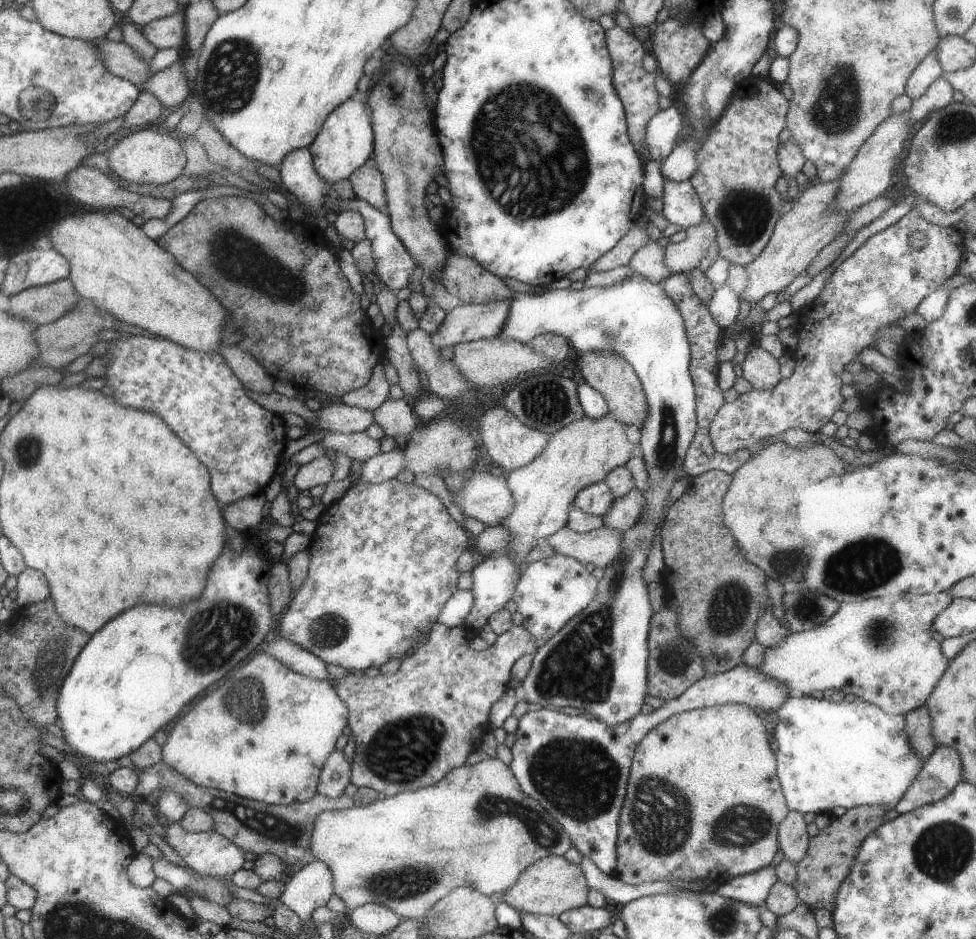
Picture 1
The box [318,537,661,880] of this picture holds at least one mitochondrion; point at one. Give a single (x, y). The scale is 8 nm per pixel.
(578, 779)

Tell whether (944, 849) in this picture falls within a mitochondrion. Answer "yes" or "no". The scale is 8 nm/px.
yes

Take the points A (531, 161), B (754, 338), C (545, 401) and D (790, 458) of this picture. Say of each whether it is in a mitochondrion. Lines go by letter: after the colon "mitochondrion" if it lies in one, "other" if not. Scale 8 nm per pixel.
A: mitochondrion
B: other
C: mitochondrion
D: other

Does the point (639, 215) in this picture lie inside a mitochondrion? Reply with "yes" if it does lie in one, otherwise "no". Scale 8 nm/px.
no

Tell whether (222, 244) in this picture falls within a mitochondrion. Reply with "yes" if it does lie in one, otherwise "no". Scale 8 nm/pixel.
yes

